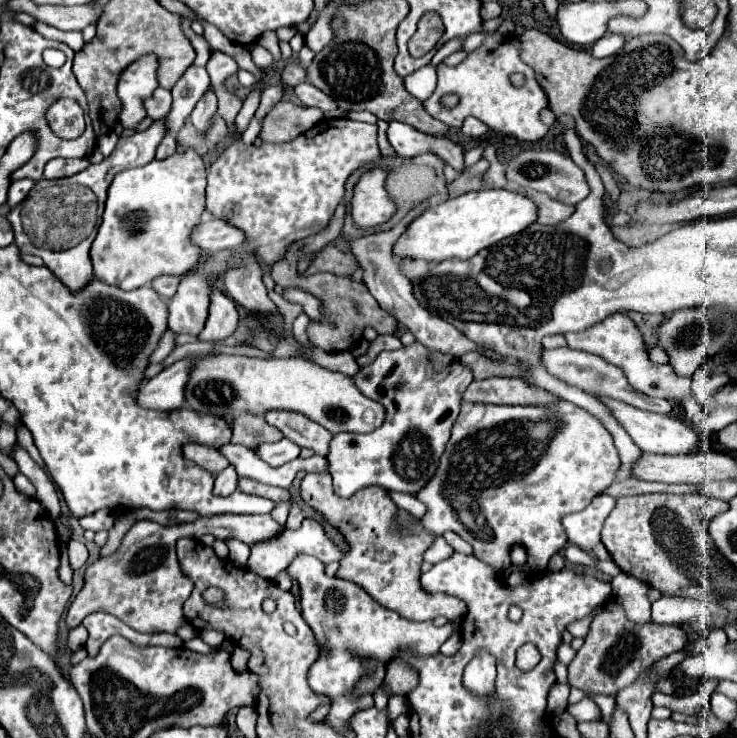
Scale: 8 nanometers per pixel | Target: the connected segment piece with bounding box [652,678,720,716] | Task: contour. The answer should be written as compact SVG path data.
M708 679L698 686L698 690L694 693L675 696L666 695L662 692L654 692L652 694L652 702L654 706L666 706L670 710L680 710L680 713L687 715L707 714L710 712L710 695L717 687L719 679Z

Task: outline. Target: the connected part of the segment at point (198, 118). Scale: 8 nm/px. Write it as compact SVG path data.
M208 88L206 94L204 94L204 96L198 100L198 104L194 106L190 118L192 118L192 124L196 126L196 130L198 130L200 134L204 134L204 130L208 128L208 122L212 120L212 114L216 112L216 102L218 102L218 98L216 98L214 90Z

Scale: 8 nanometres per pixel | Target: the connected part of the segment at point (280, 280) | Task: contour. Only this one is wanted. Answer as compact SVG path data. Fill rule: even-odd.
M340 204L336 214L332 216L332 220L328 224L328 228L324 228L320 234L314 234L312 238L308 238L304 242L296 242L296 246L292 246L288 250L286 258L272 266L272 278L276 284L280 284L282 288L308 290L312 296L316 296L320 300L322 318L308 324L308 338L316 348L322 348L326 352L344 352L344 350L350 352L350 350L354 350L358 346L358 342L362 340L364 328L368 328L368 326L372 326L380 334L396 334L396 330L398 330L398 322L392 316L388 316L384 310L380 310L380 306L374 302L372 294L368 292L368 288L364 284L354 282L354 280L344 278L344 276L334 276L334 274L300 276L296 272L296 260L302 254L314 254L338 238L338 234L342 232L342 226L344 226L344 216L346 216L346 206Z

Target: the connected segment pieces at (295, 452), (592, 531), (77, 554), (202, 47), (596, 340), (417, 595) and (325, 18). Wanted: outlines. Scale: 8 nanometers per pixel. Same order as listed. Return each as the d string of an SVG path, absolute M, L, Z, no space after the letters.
M282 438L280 442L276 444L266 444L266 446L260 446L256 452L260 454L260 458L264 458L264 462L272 464L272 466L282 466L294 458L300 456L300 446L296 446L292 440L288 438Z
M598 494L582 512L568 514L562 518L568 544L574 544L586 552L594 552L600 544L600 530L604 518L616 506L616 498L608 494Z
M70 538L70 540L68 540L68 560L70 560L72 570L82 568L82 566L86 564L86 560L88 560L88 550L86 550L86 546L84 546L82 542Z
M184 20L184 32L188 34L188 38L190 38L190 42L192 42L192 46L194 46L196 52L196 58L193 62L194 64L207 64L210 54L212 52L212 48L202 36L196 36L192 30L190 30L190 22L188 20Z
M616 314L616 316L608 316L606 320L598 322L596 326L584 330L584 332L572 332L566 334L568 346L576 348L576 350L588 350L592 354L600 354L604 360L620 366L628 378L628 382L642 394L652 396L652 398L664 398L664 400L678 400L684 406L690 402L690 382L692 378L682 378L678 376L668 364L662 366L654 366L648 360L648 354L644 350L644 340L636 328L636 324L624 316L624 314Z
M306 474L300 484L300 496L348 542L348 552L344 560L340 560L340 568L336 572L338 578L358 584L384 608L390 608L408 620L432 620L434 616L462 620L466 616L468 606L464 600L444 594L428 594L420 588L422 552L434 542L436 536L430 532L402 532L396 524L398 506L390 498L388 490L380 486L366 486L350 498L342 498L334 494L330 474Z
M330 4L324 14L318 18L318 22L312 26L312 30L304 36L304 46L308 46L312 52L320 52L330 40L332 40L332 30L330 30L330 18L336 10L336 4Z

